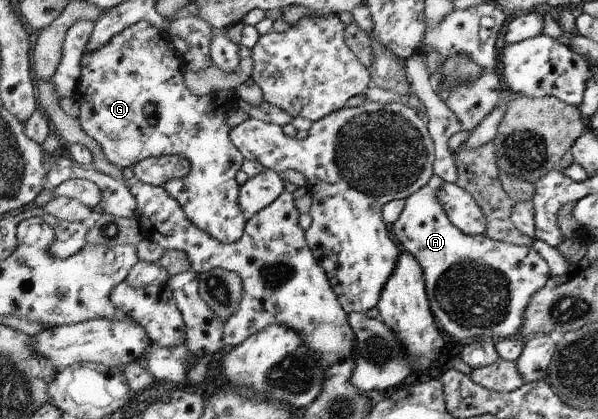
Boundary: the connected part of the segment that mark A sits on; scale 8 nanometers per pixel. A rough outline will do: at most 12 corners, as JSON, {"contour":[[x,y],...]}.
{"contour":[[435,175],[391,230],[457,340],[520,337],[533,246],[461,232]]}

